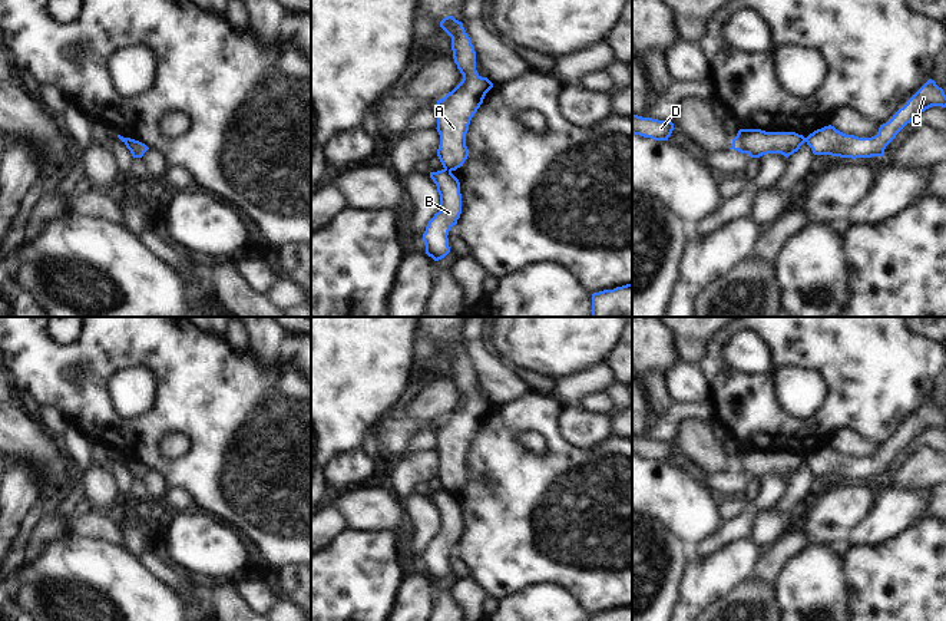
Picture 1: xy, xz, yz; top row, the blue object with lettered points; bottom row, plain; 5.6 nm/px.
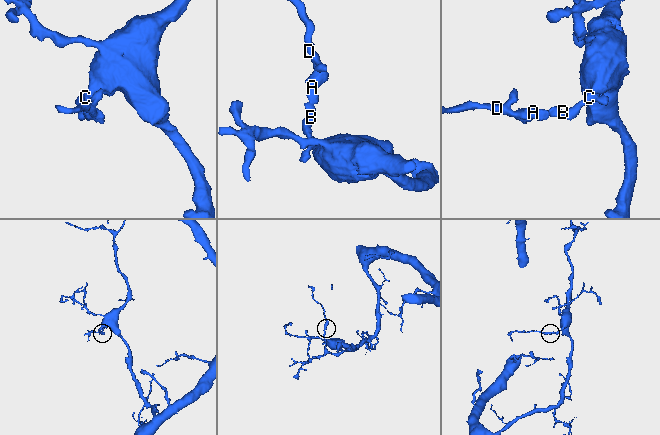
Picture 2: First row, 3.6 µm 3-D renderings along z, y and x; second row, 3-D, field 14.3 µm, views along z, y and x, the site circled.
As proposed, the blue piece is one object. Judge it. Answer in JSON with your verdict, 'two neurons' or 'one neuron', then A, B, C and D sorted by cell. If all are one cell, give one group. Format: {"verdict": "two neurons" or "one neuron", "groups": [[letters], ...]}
{"verdict": "two neurons", "groups": [["A", "D"], ["B", "C"]]}

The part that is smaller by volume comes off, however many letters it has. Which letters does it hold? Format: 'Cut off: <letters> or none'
Cut off: A, D

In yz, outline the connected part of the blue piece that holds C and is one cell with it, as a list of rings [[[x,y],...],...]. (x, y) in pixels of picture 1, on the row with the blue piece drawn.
[[[929,79],[893,118],[880,125],[871,138],[846,135],[828,125],[814,131],[806,138],[814,155],[831,155],[840,158],[871,158],[883,156],[886,146],[916,116],[932,106],[946,108],[946,95],[935,80]]]

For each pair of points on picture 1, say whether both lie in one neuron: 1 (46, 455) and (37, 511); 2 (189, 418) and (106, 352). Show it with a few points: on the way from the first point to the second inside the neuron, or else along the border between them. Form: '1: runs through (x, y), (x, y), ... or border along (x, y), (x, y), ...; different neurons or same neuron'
1: border along (46, 492), (52, 499); different neurons
2: runs through (185, 392), (145, 352), (132, 352); same neuron

